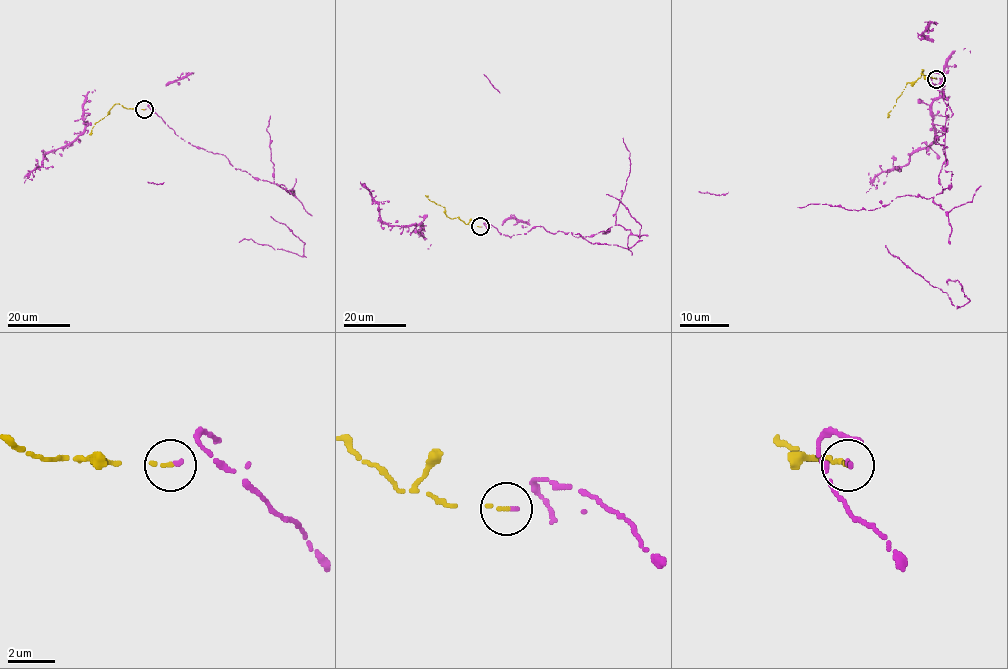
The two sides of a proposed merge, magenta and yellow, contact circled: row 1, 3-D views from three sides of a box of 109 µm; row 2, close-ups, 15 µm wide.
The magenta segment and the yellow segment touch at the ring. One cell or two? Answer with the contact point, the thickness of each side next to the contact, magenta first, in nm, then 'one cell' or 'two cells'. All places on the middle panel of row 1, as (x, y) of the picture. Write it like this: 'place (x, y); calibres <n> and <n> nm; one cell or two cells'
place (480, 226); calibres 140 and 140 nm; two cells

